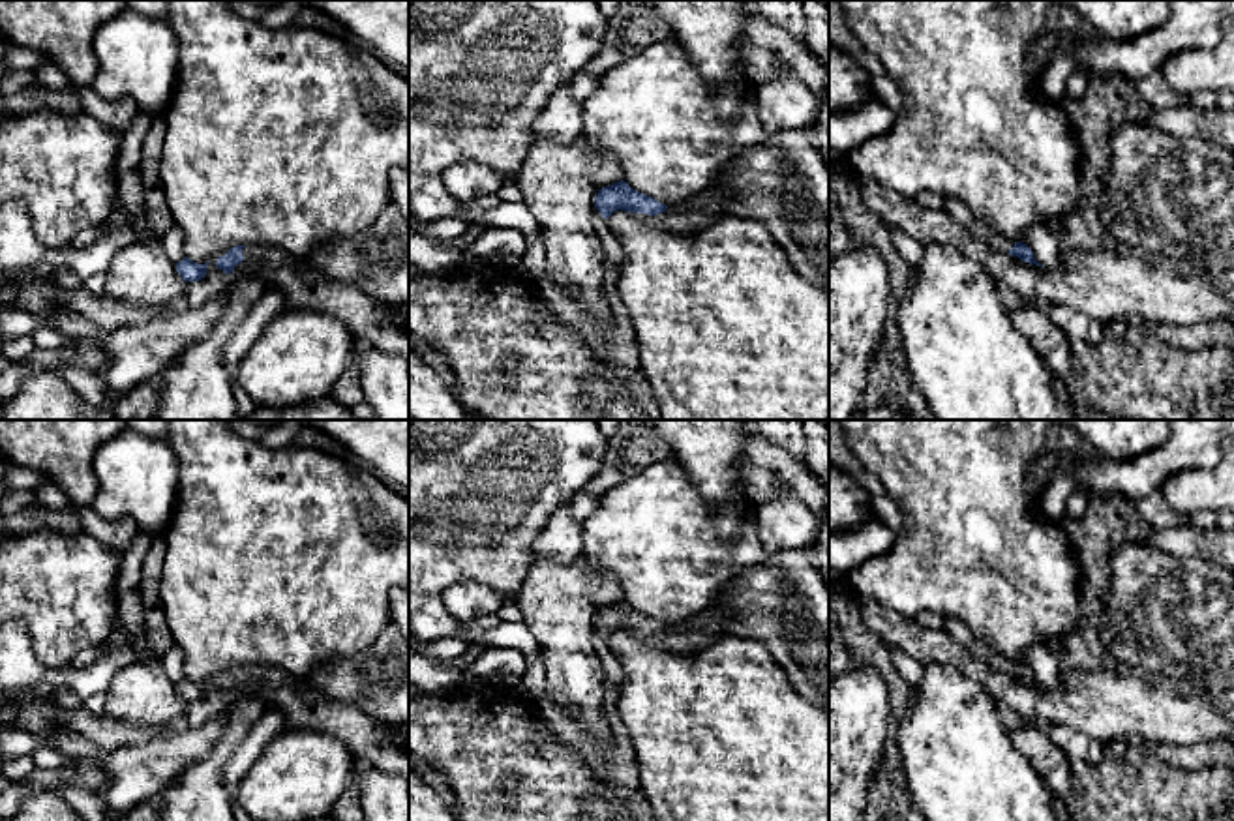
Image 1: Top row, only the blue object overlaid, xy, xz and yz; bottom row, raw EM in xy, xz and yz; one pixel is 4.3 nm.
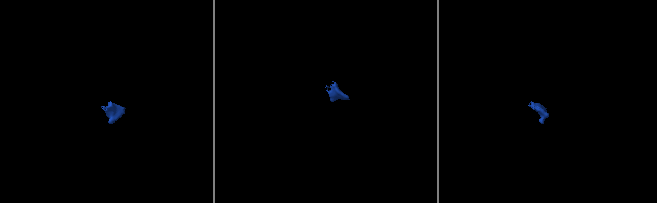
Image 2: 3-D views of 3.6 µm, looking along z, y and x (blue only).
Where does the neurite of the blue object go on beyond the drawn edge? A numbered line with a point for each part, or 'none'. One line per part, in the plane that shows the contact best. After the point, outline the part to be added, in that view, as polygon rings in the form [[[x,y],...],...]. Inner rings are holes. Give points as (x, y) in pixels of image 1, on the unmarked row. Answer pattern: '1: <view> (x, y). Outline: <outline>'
1: xy (304, 705). Outline: [[[249,664],[242,667],[242,675],[244,680],[229,695],[216,686],[218,679],[212,679],[201,701],[186,703],[182,724],[193,729],[203,727],[208,720],[219,716],[229,701],[255,695],[266,707],[279,709],[287,718],[287,725],[338,735],[347,742],[358,765],[369,765],[409,782],[409,750],[390,740],[386,724],[373,720],[349,703],[332,699],[285,669]]]
2: yz (951, 626). Outline: [[[943,615],[943,632],[998,671],[1007,673],[1015,665],[1015,660],[998,652],[988,641],[975,637],[968,626],[956,619]]]

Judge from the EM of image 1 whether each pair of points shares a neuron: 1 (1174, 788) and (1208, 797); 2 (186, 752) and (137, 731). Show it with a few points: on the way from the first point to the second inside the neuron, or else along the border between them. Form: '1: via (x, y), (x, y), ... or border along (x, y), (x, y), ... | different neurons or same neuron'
1: via (1182, 795), (1201, 797) | same neuron
2: border along (177, 726), (154, 737), (109, 748) | different neurons

